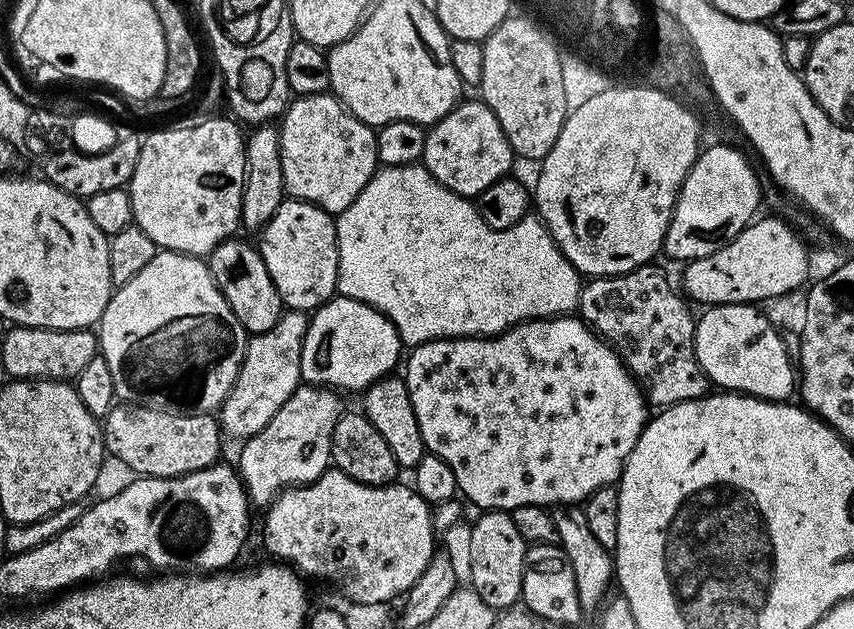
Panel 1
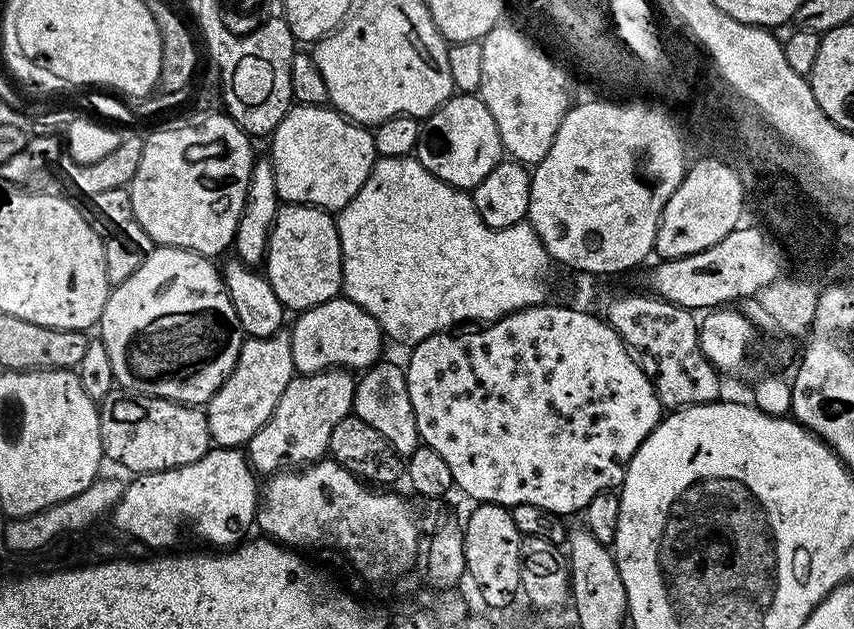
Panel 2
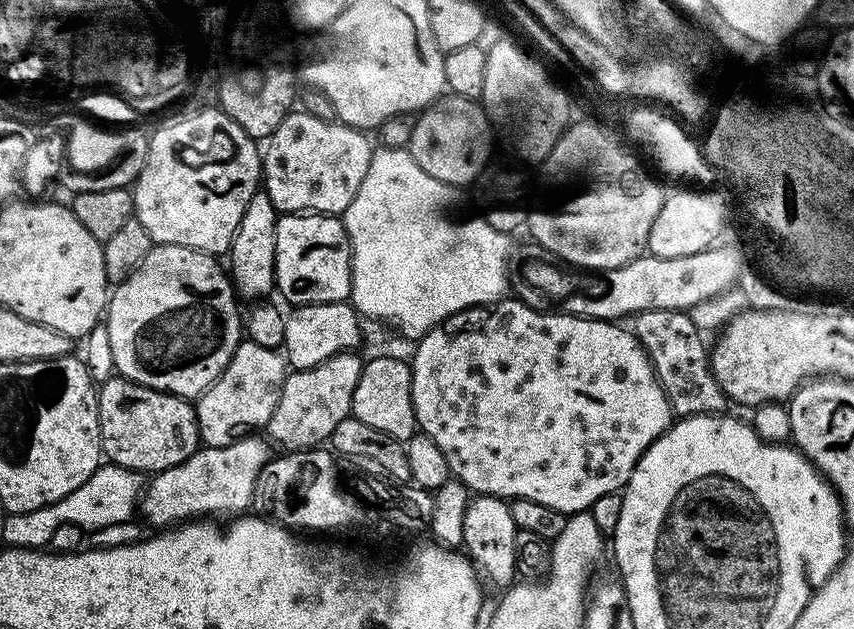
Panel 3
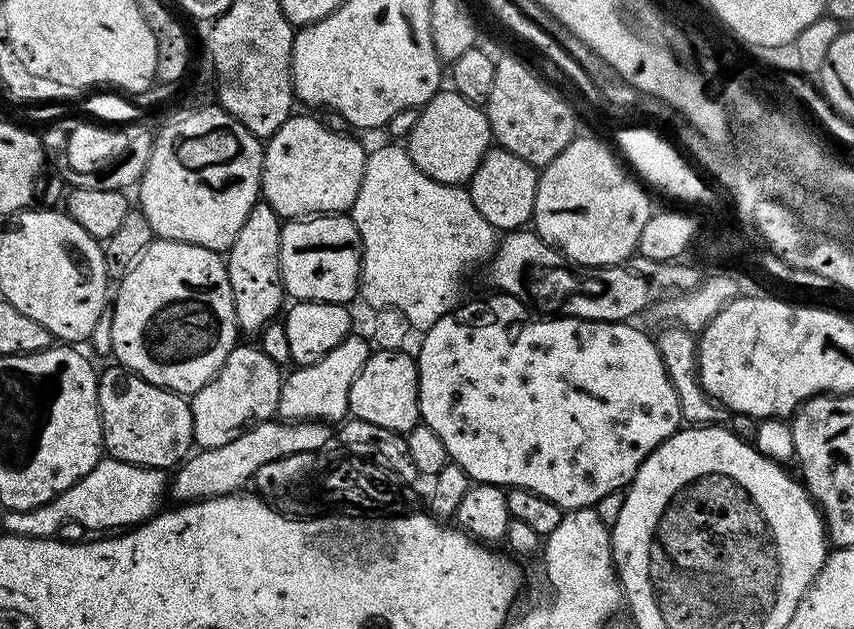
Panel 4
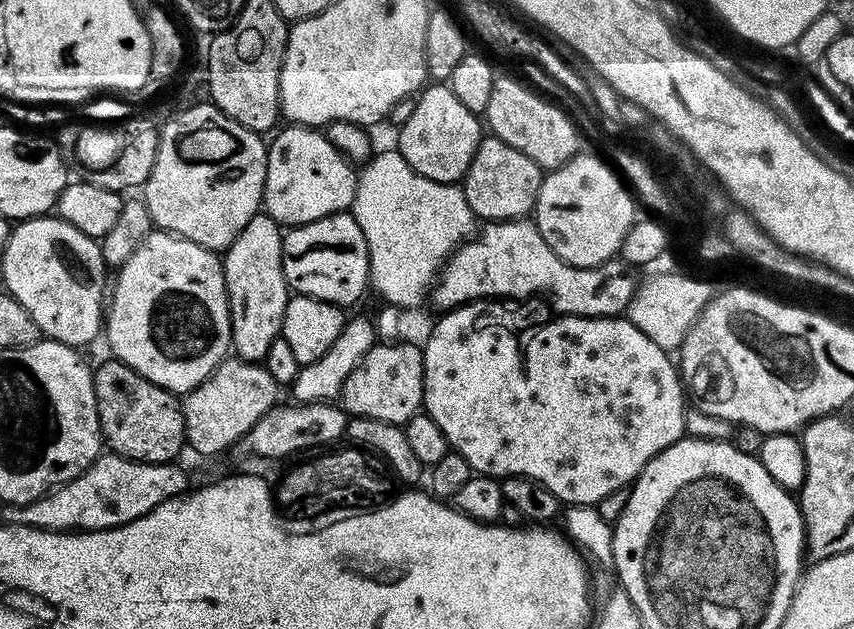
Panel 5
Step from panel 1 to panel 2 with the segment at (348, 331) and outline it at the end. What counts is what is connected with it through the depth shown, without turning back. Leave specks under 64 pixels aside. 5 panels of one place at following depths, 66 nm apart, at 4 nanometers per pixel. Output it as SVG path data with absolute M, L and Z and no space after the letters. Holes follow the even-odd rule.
M337 298L322 302L299 313L295 319L292 328L290 324L290 335L297 373L327 372L330 368L367 370L381 359L380 351L386 345L384 331L375 318L353 300Z

